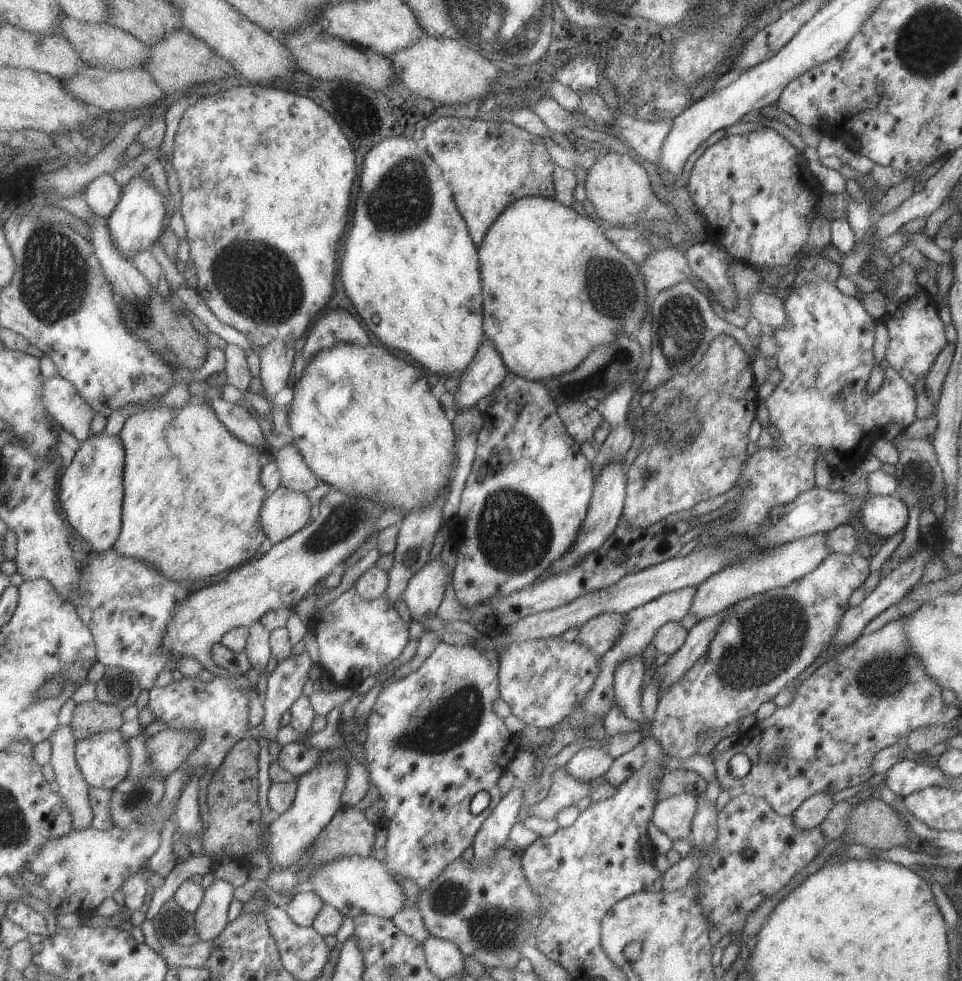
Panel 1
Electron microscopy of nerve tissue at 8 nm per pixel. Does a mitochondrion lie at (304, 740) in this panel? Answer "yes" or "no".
no

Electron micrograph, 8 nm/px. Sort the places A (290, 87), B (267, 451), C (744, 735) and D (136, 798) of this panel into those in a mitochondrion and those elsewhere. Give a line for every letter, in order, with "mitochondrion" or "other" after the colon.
A: other
B: other
C: other
D: mitochondrion

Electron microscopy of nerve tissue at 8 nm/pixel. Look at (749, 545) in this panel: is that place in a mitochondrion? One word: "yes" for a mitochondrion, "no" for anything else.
no

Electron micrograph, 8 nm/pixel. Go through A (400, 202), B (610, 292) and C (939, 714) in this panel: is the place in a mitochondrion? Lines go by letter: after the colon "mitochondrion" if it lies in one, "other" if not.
A: mitochondrion
B: mitochondrion
C: other

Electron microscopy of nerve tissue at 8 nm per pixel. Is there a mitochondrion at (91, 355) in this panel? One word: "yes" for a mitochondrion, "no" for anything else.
no

